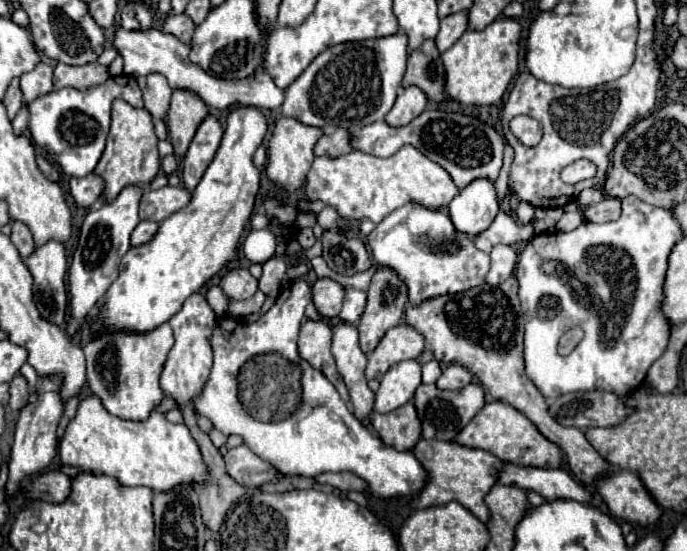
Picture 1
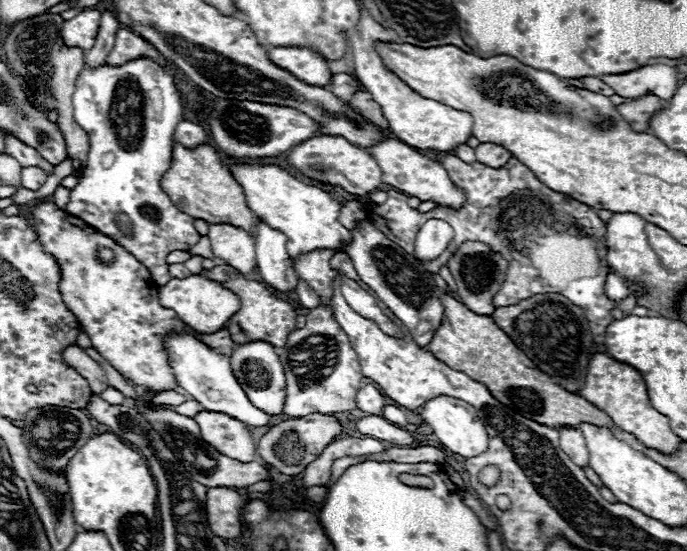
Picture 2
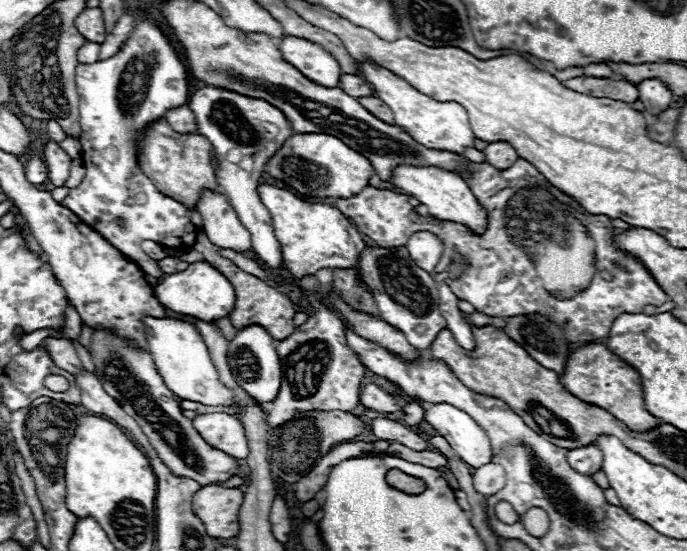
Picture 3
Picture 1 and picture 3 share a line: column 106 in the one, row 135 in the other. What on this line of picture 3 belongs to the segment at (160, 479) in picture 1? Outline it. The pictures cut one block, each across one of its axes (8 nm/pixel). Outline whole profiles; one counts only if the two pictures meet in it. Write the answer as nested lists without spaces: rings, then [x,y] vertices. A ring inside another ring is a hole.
[[[360,62],[360,74],[372,84],[376,96],[390,106],[394,112],[394,124],[404,128],[416,142],[436,150],[448,150],[454,154],[464,152],[466,148],[474,148],[474,132],[468,122],[466,110],[456,102],[438,102],[428,98],[426,94],[418,92],[414,86],[404,82],[400,76],[392,74],[390,70],[374,64],[374,62]]]

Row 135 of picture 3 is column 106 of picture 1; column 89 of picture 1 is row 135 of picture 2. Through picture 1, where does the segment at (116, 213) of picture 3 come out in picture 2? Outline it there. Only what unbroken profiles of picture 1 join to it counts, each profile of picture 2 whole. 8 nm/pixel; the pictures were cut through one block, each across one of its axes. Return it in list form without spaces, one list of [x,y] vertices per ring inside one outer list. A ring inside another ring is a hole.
[[[138,58],[122,66],[102,66],[96,70],[84,66],[76,80],[74,118],[78,126],[86,130],[90,138],[90,150],[86,166],[80,172],[80,182],[76,188],[70,190],[70,202],[66,204],[66,212],[84,220],[88,226],[96,228],[104,236],[124,246],[150,270],[154,282],[158,286],[164,286],[164,282],[172,278],[166,270],[166,256],[172,250],[190,250],[200,240],[200,234],[194,228],[194,218],[180,212],[160,186],[164,172],[168,172],[168,168],[172,166],[174,132],[176,124],[182,120],[182,100],[172,82],[172,76],[148,58]],[[118,212],[130,218],[132,236],[124,236],[116,226],[114,218]]]

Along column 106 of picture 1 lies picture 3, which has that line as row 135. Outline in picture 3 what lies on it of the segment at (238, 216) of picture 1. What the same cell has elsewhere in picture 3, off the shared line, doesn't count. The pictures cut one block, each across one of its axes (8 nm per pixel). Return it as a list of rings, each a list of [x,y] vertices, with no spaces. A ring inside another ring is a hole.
[[[310,132],[310,134],[292,134],[280,146],[280,150],[266,162],[264,172],[268,172],[274,180],[284,182],[300,196],[352,198],[368,184],[368,178],[374,174],[374,168],[368,162],[368,158],[348,148],[340,138],[330,134]]]

